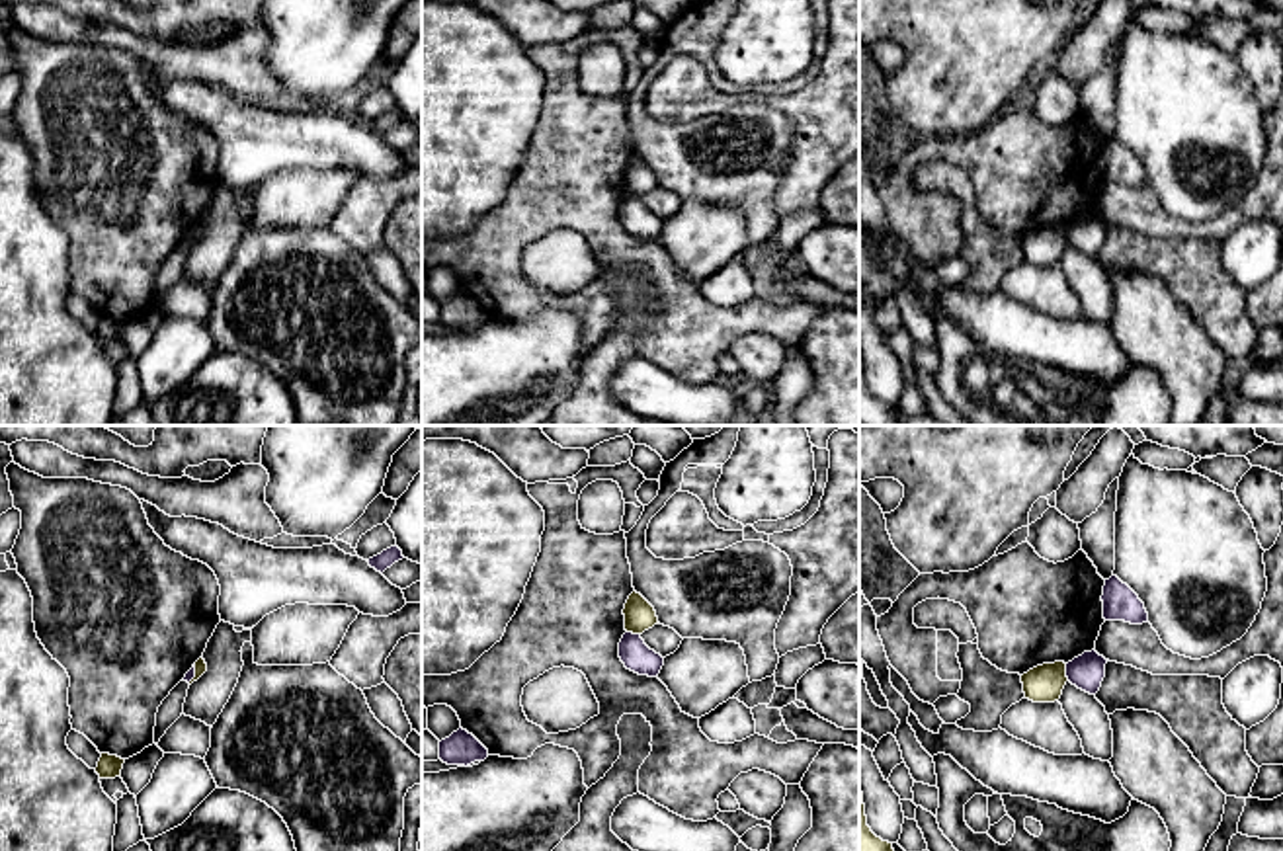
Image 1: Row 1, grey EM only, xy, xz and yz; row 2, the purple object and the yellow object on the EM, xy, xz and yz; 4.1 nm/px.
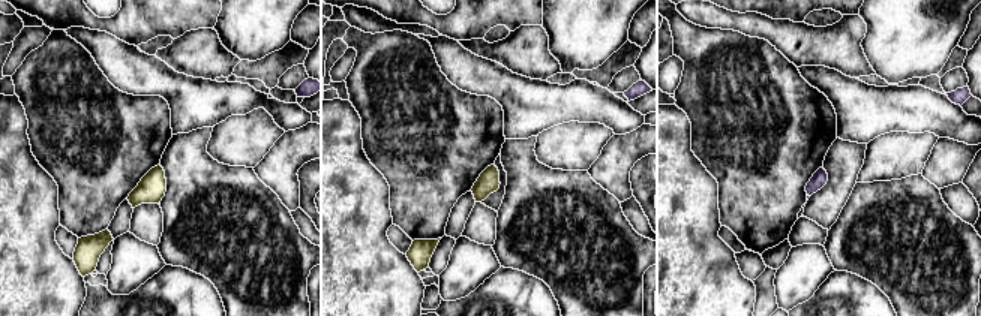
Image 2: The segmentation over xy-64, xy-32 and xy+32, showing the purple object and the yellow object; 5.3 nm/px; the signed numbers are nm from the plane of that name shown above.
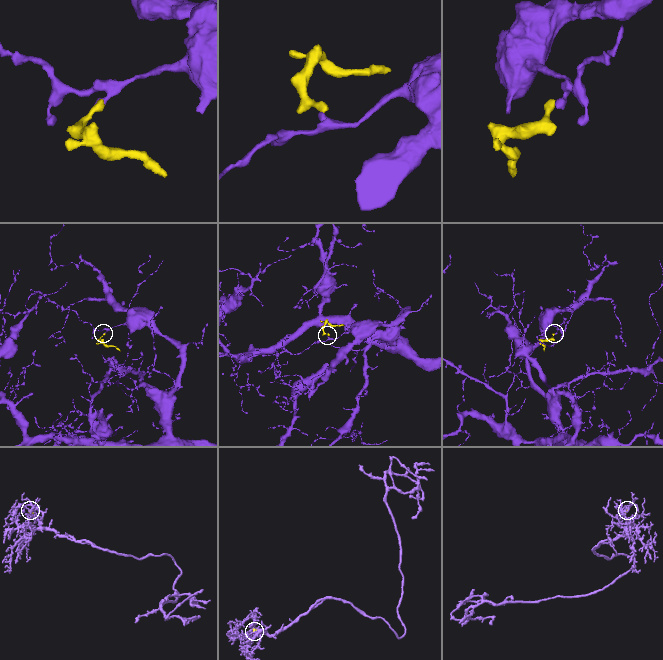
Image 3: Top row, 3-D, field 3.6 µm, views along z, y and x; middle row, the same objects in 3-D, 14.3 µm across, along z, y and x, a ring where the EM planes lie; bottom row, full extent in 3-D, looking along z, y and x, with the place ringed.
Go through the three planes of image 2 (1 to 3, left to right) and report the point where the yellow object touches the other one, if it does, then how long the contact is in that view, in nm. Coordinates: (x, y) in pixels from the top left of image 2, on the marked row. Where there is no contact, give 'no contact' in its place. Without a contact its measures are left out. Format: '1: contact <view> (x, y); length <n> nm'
1: no contact
2: no contact
3: no contact

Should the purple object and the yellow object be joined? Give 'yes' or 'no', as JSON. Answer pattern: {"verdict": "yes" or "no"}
{"verdict": "no"}

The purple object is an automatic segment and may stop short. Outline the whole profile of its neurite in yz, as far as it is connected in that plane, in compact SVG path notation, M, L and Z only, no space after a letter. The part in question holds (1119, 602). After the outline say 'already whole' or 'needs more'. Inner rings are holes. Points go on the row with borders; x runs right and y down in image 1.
M1117 576L1105 580L1101 601L1105 621L1125 621L1131 625L1148 623L1144 603Z | already whole

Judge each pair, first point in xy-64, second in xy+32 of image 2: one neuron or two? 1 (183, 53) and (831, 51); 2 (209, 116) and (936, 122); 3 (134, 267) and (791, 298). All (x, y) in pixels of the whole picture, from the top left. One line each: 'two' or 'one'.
1: one
2: one
3: one

